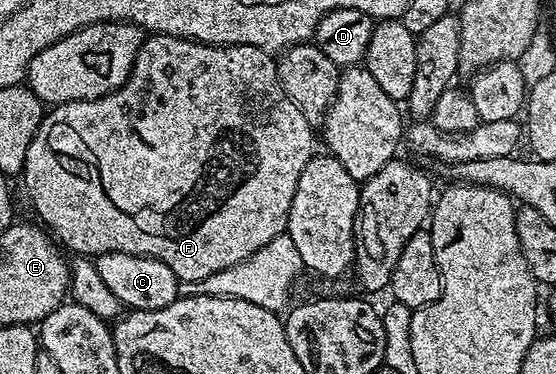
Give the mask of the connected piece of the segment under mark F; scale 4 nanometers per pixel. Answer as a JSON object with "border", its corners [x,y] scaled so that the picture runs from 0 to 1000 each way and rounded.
{"border":[[[277,88],[255,107],[232,209],[207,246],[162,270],[97,281],[83,299],[63,372],[56,372],[56,393],[49,393],[41,476],[45,505],[52,513],[52,537],[61,564],[74,578],[72,599],[126,679],[167,693],[178,676],[221,671],[228,682],[277,687],[300,703],[300,714],[315,725],[320,751],[356,751],[459,682],[466,660],[480,660],[495,628],[518,615],[523,532],[531,532],[538,468],[545,468],[545,447],[552,447],[567,414],[563,356],[565,337],[558,334],[545,297],[538,297],[538,286],[531,286],[531,275],[509,243],[493,144],[450,120],[367,120],[327,99]]]}

